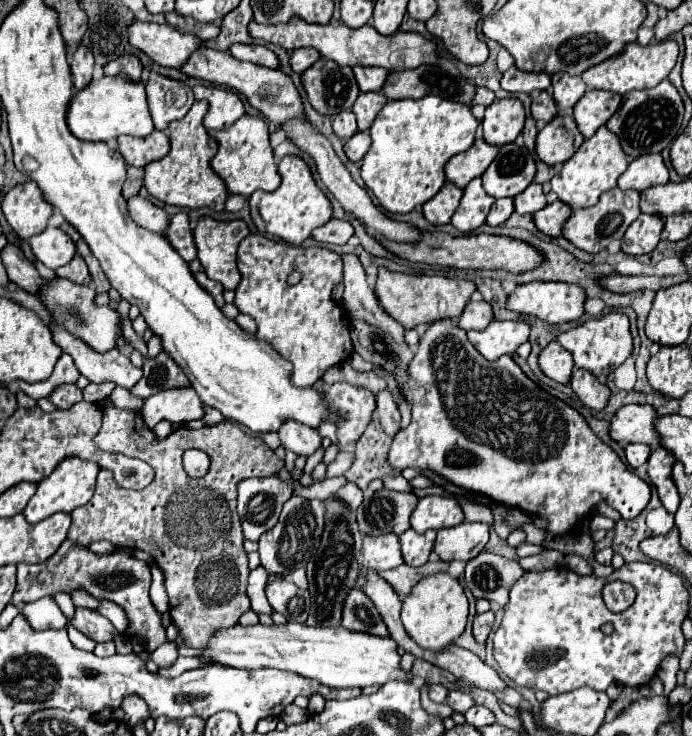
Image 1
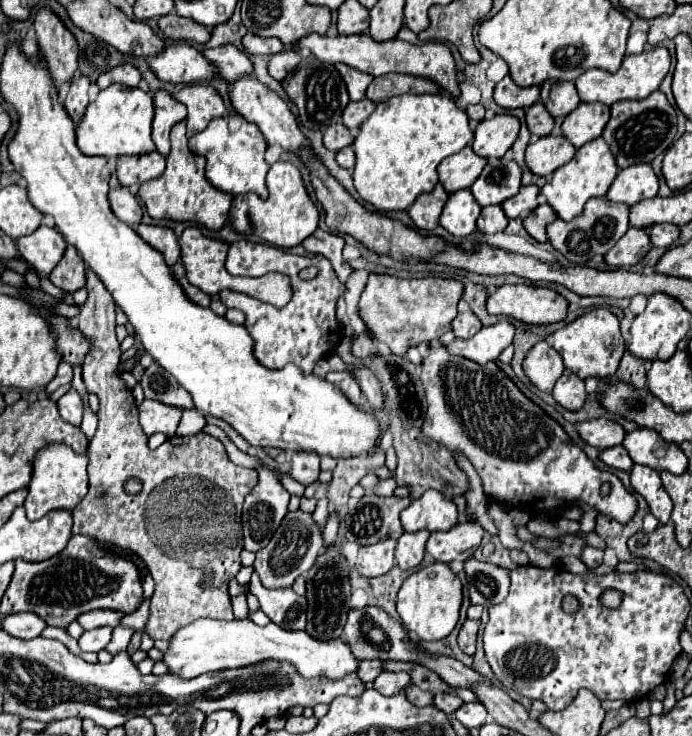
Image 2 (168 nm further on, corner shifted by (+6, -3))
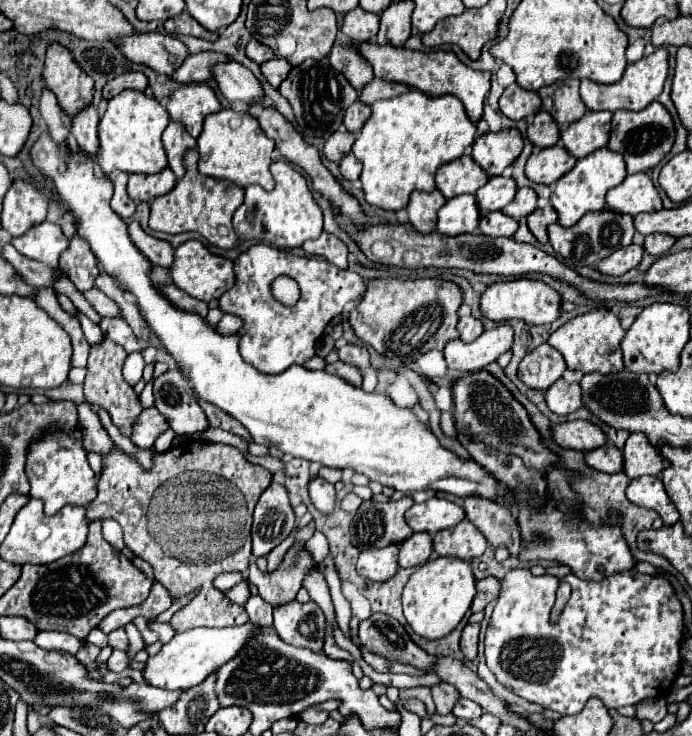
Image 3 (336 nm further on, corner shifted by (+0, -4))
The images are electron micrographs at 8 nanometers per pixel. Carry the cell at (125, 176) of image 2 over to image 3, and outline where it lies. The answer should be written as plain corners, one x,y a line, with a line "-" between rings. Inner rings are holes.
165,168
159,176
129,176
127,192
135,202
151,202
175,186
175,174

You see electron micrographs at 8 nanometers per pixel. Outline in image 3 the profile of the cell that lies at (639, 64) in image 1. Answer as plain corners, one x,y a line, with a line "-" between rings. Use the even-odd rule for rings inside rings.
657,48
651,56
643,56
639,62
633,62
625,68
625,74
615,84
599,84
591,80
581,80
581,98
589,110
643,110
651,104
661,92
669,76
669,54
665,48

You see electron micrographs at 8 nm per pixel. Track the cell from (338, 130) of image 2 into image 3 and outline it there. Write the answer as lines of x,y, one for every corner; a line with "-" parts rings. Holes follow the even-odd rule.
333,132
331,138
325,142
325,156
333,162
339,162
345,154
351,152
351,146
355,142
355,136
351,132

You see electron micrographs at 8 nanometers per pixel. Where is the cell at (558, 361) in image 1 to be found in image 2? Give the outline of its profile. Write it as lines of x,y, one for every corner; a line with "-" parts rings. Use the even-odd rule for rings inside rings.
541,341
523,359
523,371
537,389
551,391
553,383
561,377
565,367
561,355
545,341

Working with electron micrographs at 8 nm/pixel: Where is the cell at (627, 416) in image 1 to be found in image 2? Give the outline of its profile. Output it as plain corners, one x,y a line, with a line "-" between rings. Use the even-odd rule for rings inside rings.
609,419
581,421
581,423
575,423
575,429
577,429
581,441
585,441
587,445
597,447
597,449
615,447
625,439
623,427
609,421

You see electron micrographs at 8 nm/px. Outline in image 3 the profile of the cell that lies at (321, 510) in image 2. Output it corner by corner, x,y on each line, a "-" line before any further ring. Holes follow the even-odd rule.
315,532
315,534
311,536
311,540
307,540
307,548
311,550
311,554
313,554
313,558
317,560
317,564
321,564
321,560
323,560
323,558
327,556
327,552
329,552
329,540
327,540
325,534

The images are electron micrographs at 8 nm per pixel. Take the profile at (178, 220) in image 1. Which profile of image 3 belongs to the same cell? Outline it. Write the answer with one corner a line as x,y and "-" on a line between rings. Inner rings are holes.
131,222
129,224
129,236
133,240
133,244
157,266
171,266
171,260
175,258
175,248
159,238
149,236
147,232
141,230
139,222

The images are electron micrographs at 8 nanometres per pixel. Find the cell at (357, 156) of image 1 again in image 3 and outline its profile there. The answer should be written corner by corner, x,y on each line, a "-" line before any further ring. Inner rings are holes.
347,154
347,156
339,162
339,168
341,168
343,178
347,178
347,180
357,180
359,174
361,174
361,164
359,164
359,160
355,158
355,154

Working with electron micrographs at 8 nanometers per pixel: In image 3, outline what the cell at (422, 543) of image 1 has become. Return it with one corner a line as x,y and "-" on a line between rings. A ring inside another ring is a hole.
415,532
401,544
399,552
399,566
401,568
417,568
427,562
433,552
433,542
427,532

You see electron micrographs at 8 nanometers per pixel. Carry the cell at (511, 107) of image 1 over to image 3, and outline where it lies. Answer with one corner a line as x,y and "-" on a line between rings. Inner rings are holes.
503,128
499,132
485,132
473,144
473,160
487,172
499,176
523,150
523,138
517,128

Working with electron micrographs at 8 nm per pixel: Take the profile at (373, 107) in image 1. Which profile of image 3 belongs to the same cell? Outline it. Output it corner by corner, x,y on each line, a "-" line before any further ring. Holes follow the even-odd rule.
357,100
355,104
351,104
351,106
347,108
343,124
345,124
345,128
347,128
349,132
359,132
359,130
363,128
363,124
367,122
369,116
371,116
371,106
367,106
367,104
363,104
363,102

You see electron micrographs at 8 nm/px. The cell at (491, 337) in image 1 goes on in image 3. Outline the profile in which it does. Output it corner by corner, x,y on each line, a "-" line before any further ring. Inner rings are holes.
499,324
497,328
493,330
485,330
475,342
461,342
461,340
451,340
443,354
445,354
445,360
449,364
451,370
457,370
457,372
477,372
477,370
483,370
487,364
495,362
503,352
507,352
513,344
513,328
509,324

